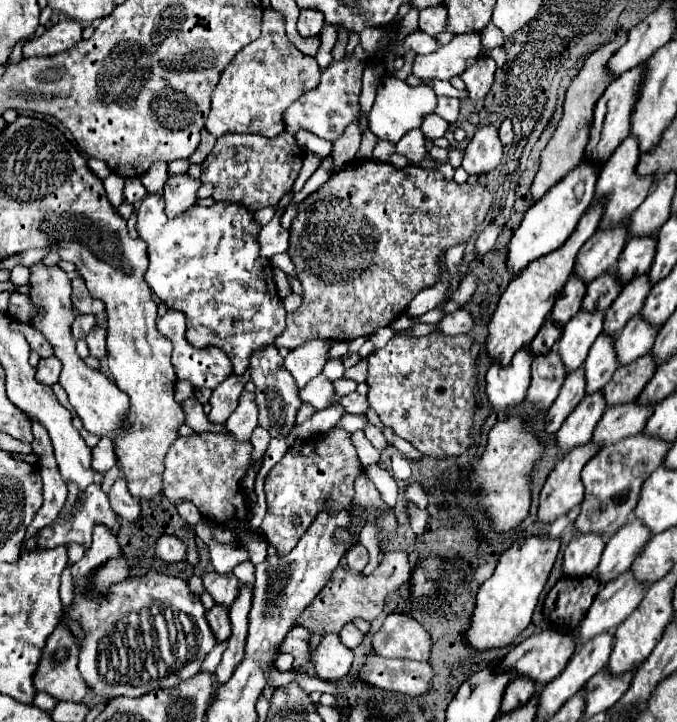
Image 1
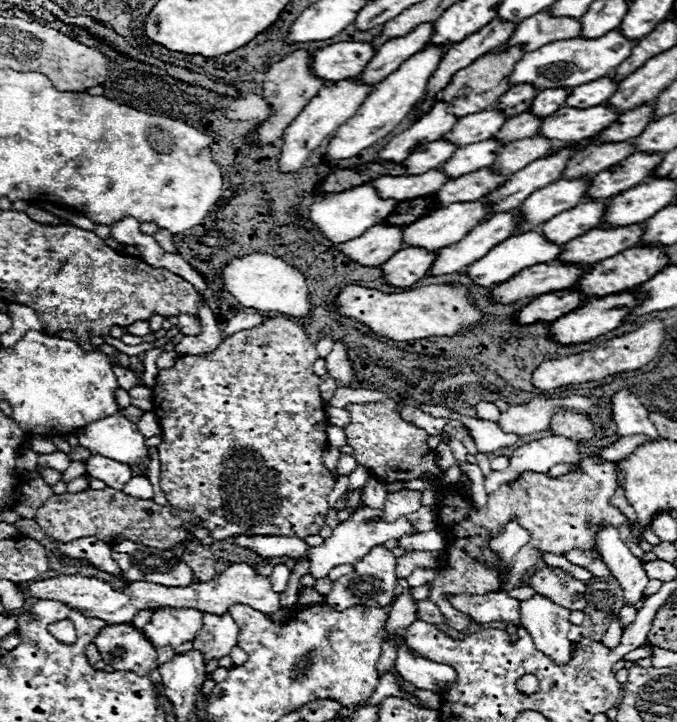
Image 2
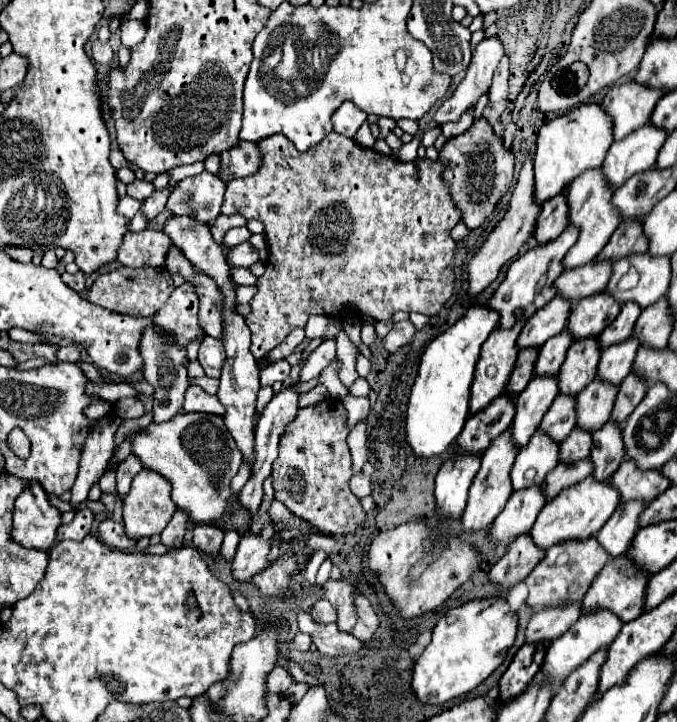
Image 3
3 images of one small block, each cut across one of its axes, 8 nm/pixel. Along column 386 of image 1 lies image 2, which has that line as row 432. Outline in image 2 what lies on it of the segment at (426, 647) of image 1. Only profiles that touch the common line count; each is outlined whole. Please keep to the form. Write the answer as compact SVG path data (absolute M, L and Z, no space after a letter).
M622 388L620 392L614 394L612 412L614 412L616 428L618 428L616 434L612 436L614 440L620 440L632 434L644 434L650 438L658 438L658 432L654 424L650 422L646 408L638 402L634 394L630 394L628 388Z

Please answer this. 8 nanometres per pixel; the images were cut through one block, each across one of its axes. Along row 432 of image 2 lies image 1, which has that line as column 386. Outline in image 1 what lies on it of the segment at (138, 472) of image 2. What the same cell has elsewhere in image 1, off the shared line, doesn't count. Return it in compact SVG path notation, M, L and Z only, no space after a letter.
M388 76L378 86L376 102L368 114L368 126L380 140L388 140L388 142L396 144L406 132L420 128L422 120L428 114L432 114L434 108L436 108L436 94L430 86L426 86L426 84L408 86L404 80Z

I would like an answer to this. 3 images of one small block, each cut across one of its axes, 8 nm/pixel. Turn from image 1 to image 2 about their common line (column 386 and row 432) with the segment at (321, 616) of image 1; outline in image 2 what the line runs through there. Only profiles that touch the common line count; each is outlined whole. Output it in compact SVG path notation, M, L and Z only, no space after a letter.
M560 410L555 413L551 418L550 430L552 430L552 434L564 436L564 438L574 438L574 442L590 440L596 436L594 426L590 420L586 420L586 416L570 410Z

